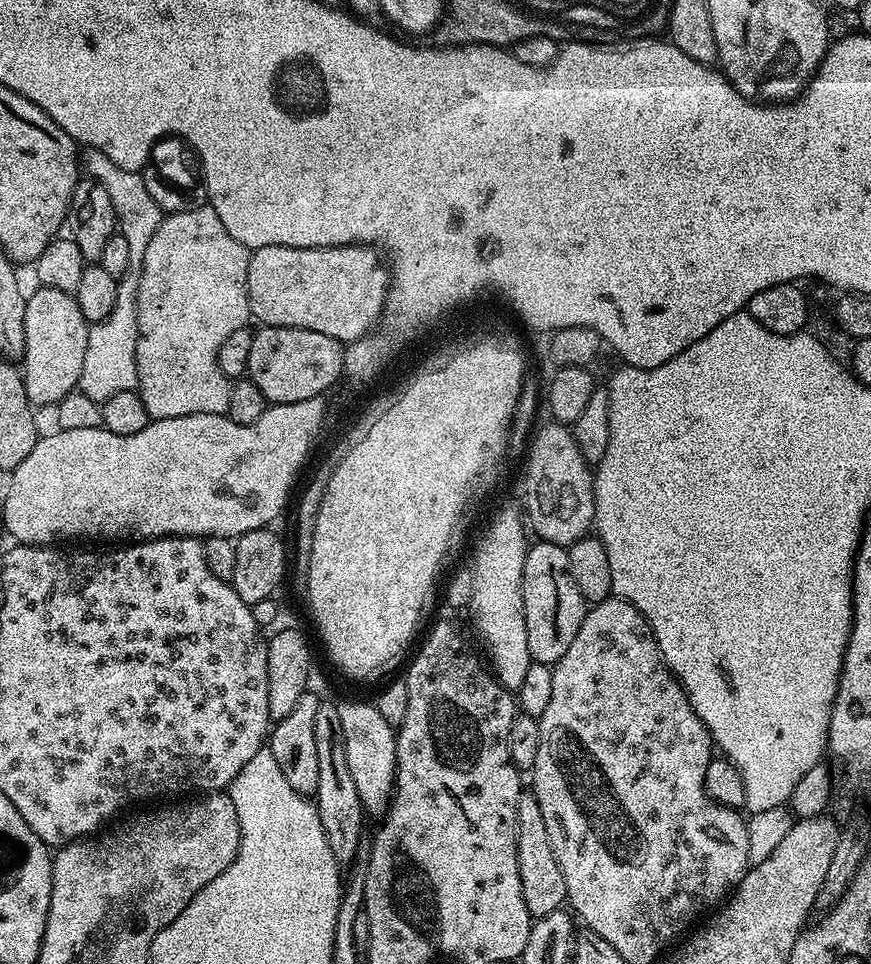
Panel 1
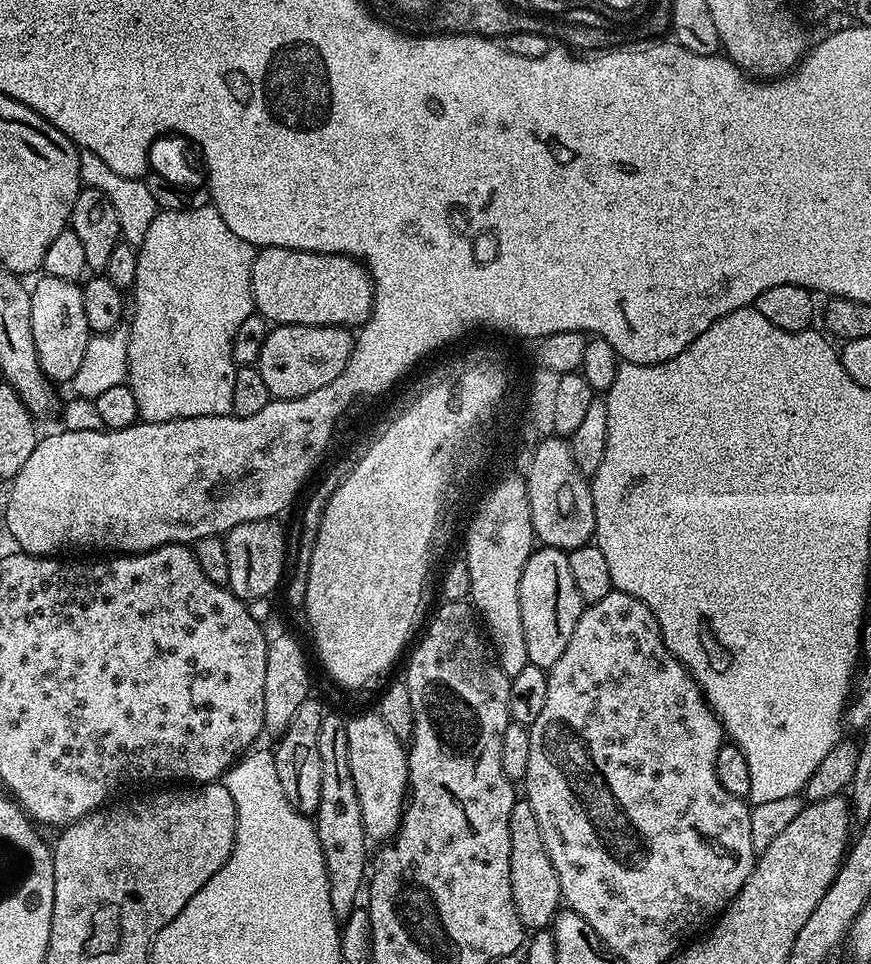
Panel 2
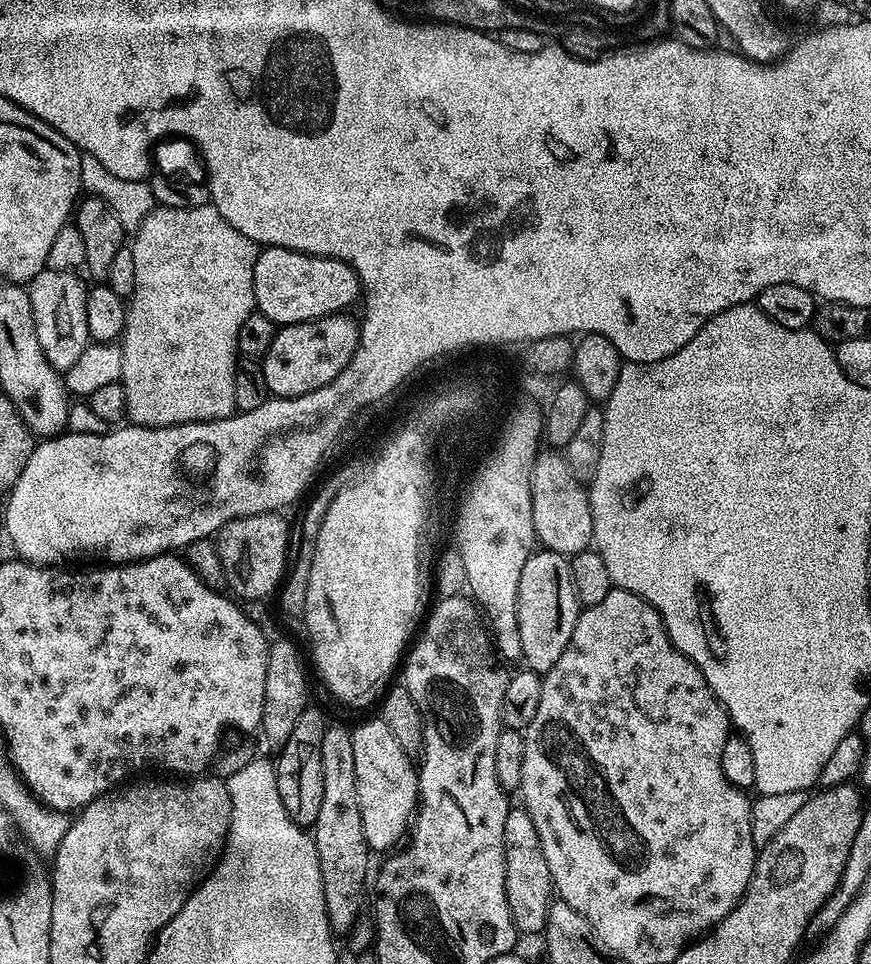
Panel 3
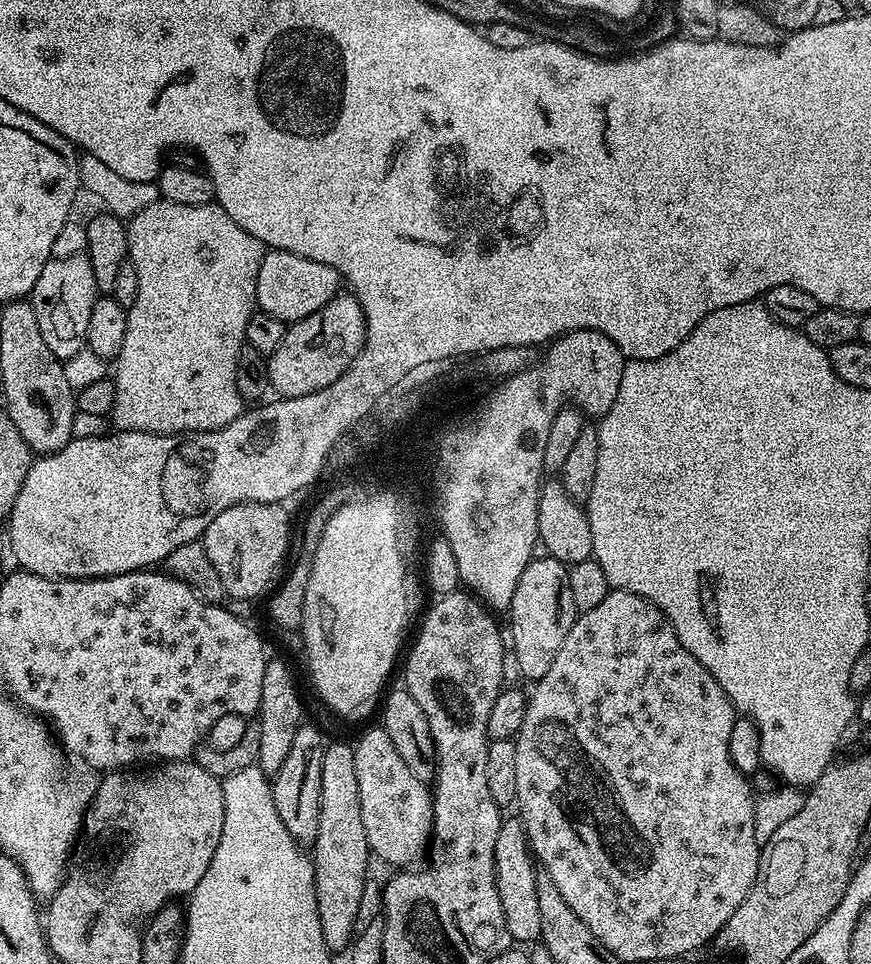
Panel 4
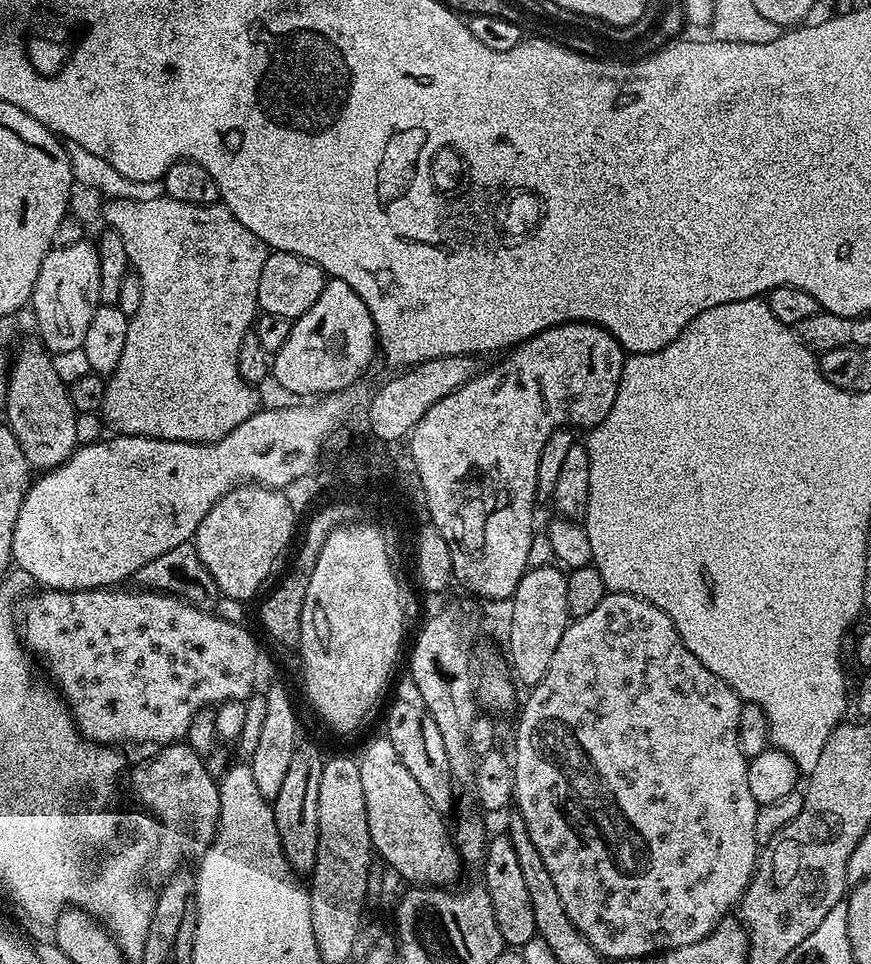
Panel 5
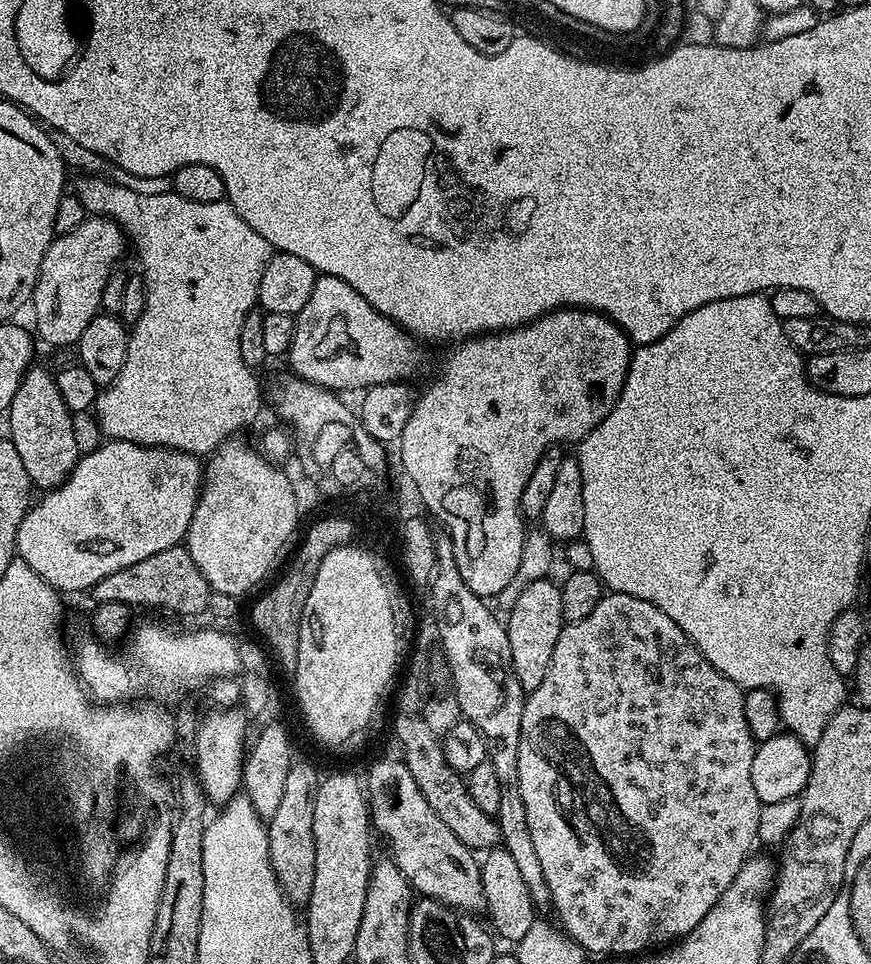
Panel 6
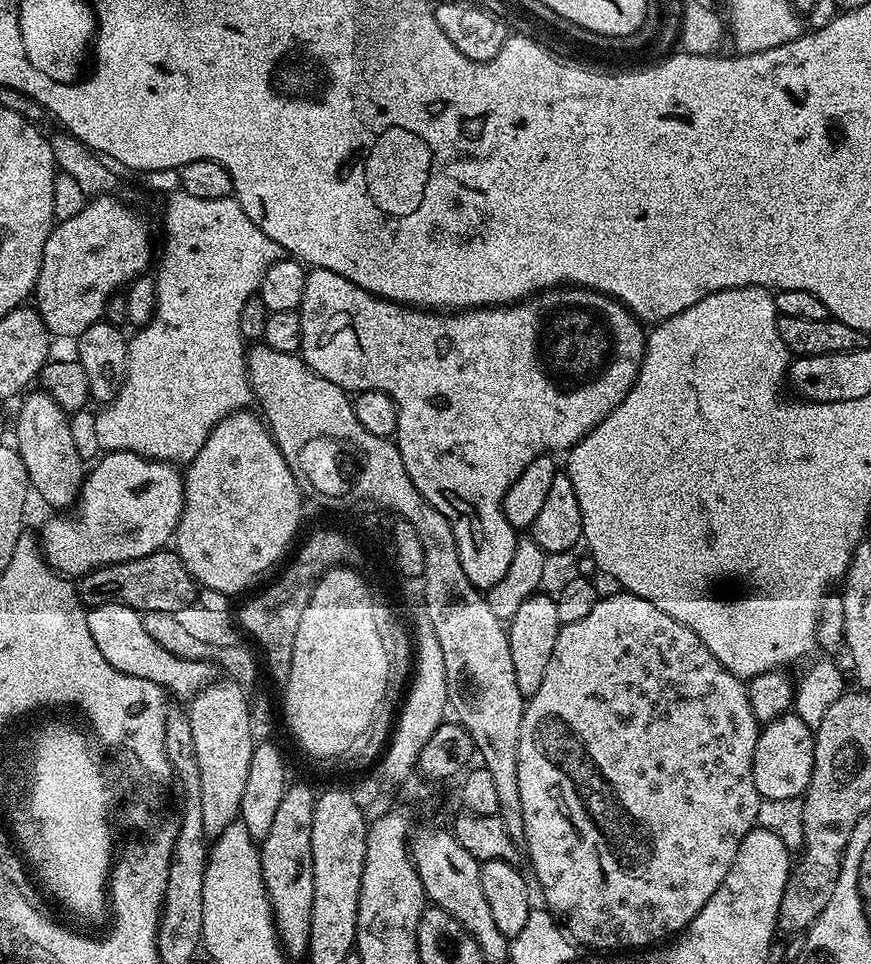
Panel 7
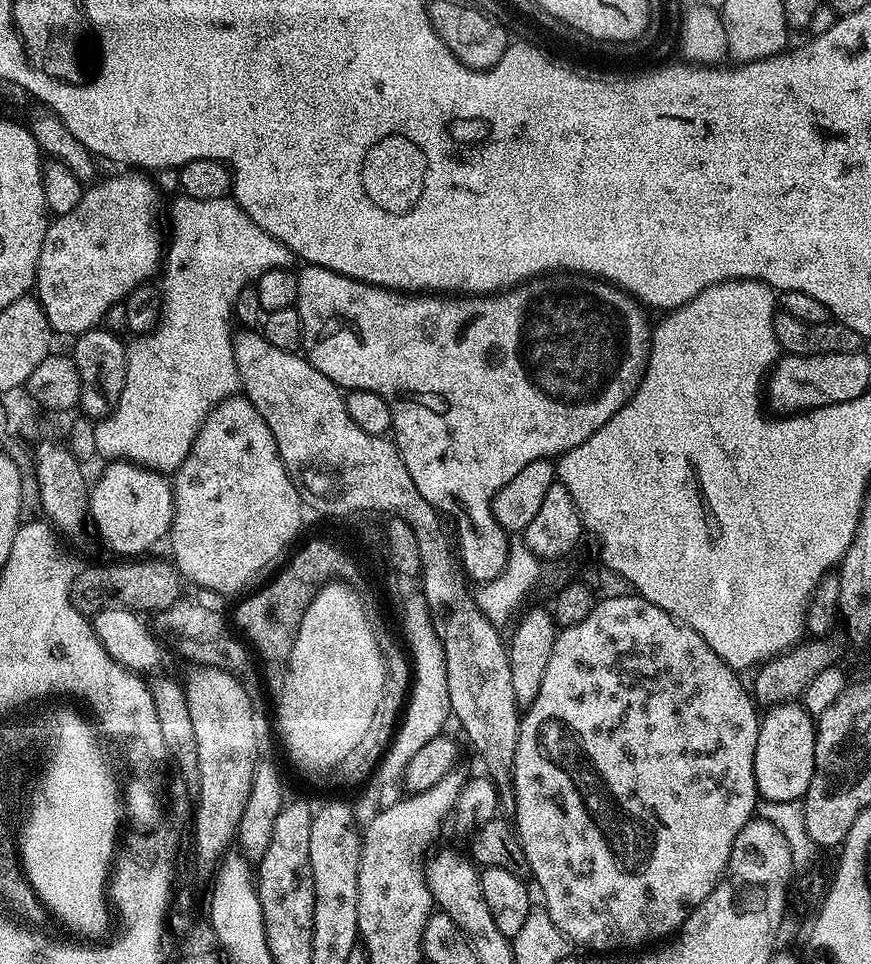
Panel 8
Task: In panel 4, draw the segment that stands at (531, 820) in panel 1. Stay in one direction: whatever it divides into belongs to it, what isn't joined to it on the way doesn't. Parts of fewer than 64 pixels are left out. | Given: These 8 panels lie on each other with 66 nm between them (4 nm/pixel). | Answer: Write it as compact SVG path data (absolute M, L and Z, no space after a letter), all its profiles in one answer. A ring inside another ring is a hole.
M505 819L494 842L496 885L498 899L502 901L502 914L506 914L506 930L510 930L513 941L531 945L540 940L541 919L538 916L538 895L535 894L535 878L532 849L528 846L528 835L519 819ZM533 864L533 868L532 868ZM531 940L534 940L531 942Z

